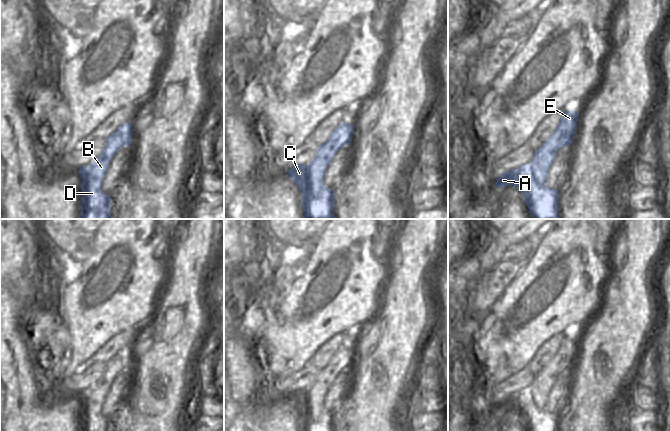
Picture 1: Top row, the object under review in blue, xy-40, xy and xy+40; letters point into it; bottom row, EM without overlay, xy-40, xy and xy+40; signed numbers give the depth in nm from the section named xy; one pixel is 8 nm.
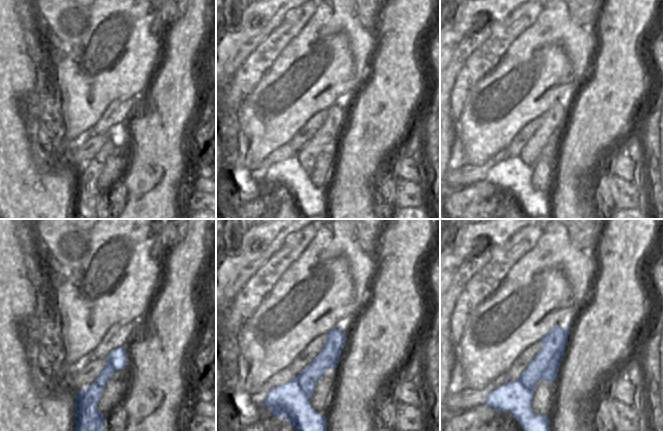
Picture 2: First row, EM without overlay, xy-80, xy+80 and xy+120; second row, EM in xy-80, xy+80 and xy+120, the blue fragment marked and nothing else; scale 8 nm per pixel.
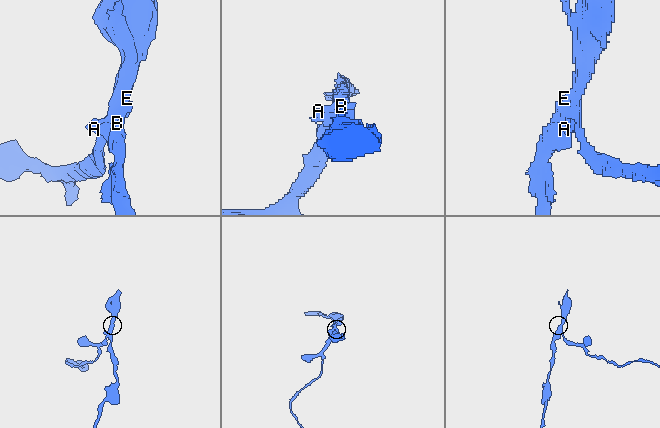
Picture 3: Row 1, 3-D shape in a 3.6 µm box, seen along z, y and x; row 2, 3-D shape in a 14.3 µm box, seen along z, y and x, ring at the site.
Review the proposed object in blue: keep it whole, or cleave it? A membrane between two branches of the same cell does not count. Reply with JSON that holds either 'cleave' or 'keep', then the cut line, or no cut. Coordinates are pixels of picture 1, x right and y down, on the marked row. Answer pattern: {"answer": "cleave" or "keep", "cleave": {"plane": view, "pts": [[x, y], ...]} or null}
{"answer": "cleave", "cleave": {"plane": "xy", "pts": [[351, 137], [335, 140], [313, 166], [312, 191], [302, 196]]}}

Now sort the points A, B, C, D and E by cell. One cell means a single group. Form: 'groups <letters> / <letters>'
groups A C E / B D

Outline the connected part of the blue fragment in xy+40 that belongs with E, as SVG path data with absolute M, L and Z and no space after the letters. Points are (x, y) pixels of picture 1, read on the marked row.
M565 111L559 126L553 134L535 151L535 156L530 163L526 163L516 169L512 169L497 178L497 187L512 185L524 195L532 195L540 188L548 189L546 185L540 185L533 174L537 166L542 166L548 157L554 156L559 149L559 143L564 143L569 135L574 136L577 129L579 111Z

